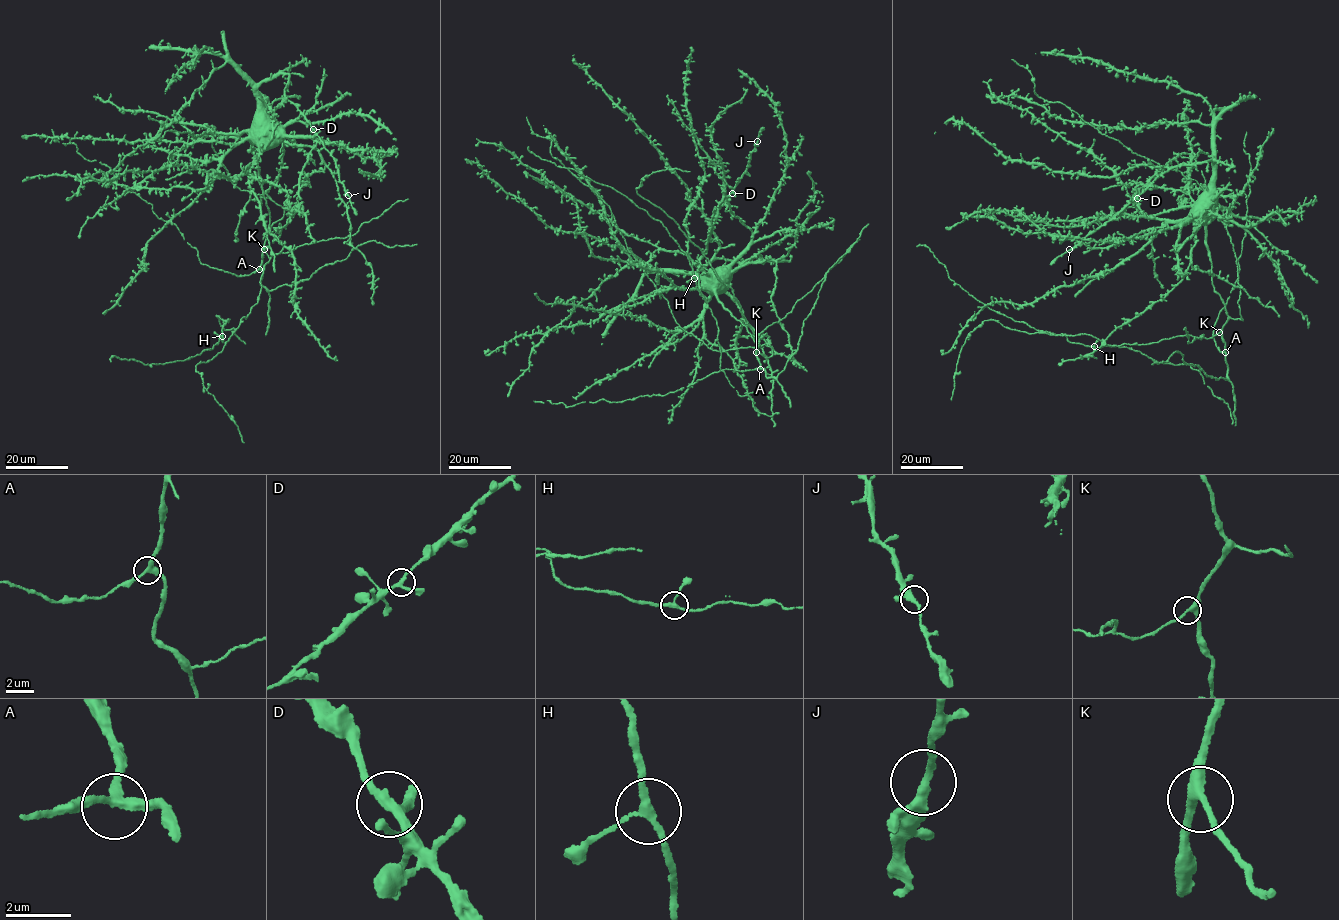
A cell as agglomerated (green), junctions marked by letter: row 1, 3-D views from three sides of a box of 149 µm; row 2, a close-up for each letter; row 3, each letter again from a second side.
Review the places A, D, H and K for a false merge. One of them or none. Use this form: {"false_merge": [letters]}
{"false_merge": []}

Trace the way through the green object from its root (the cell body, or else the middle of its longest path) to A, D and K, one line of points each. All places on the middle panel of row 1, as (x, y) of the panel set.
A: (717, 278), (724, 274), (726, 281), (715, 293), (718, 300), (751, 335), (758, 350), (756, 354), (760, 369)
D: (717, 278), (720, 278), (720, 272), (706, 276), (698, 272), (709, 264), (719, 247), (710, 221), (732, 193)
K: (717, 278), (724, 274), (726, 281), (715, 293), (718, 300), (751, 334), (758, 350), (756, 352)

